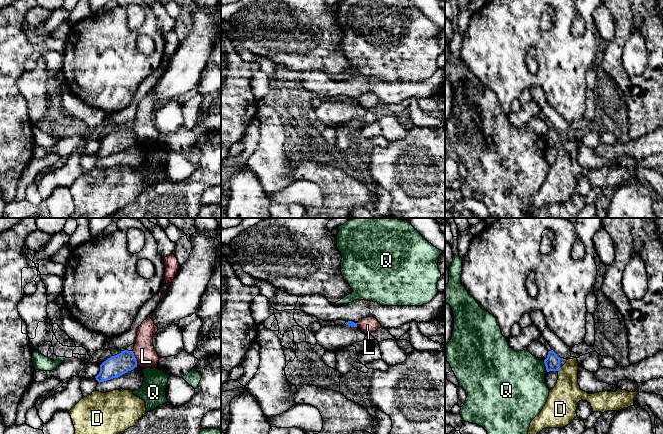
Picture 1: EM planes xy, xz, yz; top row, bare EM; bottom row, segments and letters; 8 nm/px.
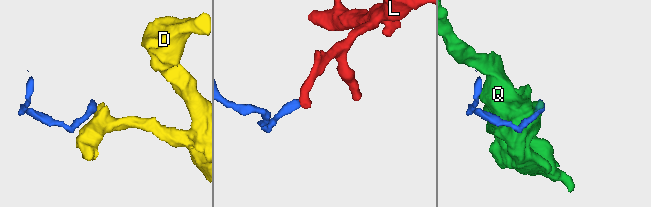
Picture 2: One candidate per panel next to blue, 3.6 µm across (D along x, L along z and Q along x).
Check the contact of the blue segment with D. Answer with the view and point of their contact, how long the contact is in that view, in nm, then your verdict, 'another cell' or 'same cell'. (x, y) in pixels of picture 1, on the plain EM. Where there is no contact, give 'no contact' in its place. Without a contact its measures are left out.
yz (559, 144) | 50 nm | another cell

